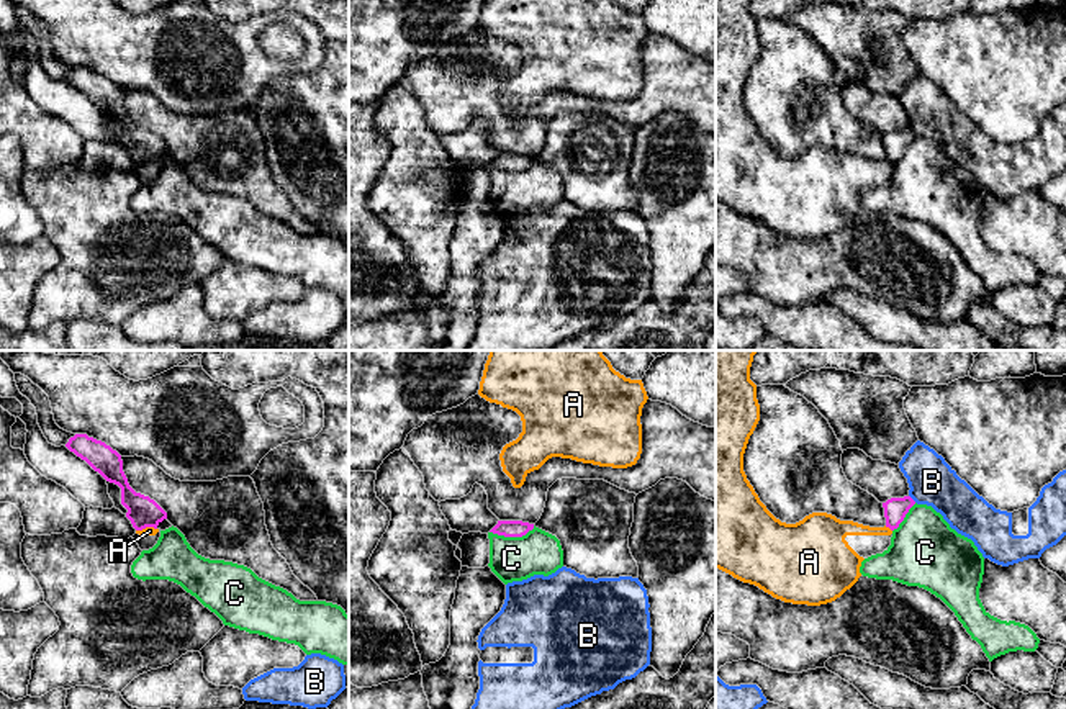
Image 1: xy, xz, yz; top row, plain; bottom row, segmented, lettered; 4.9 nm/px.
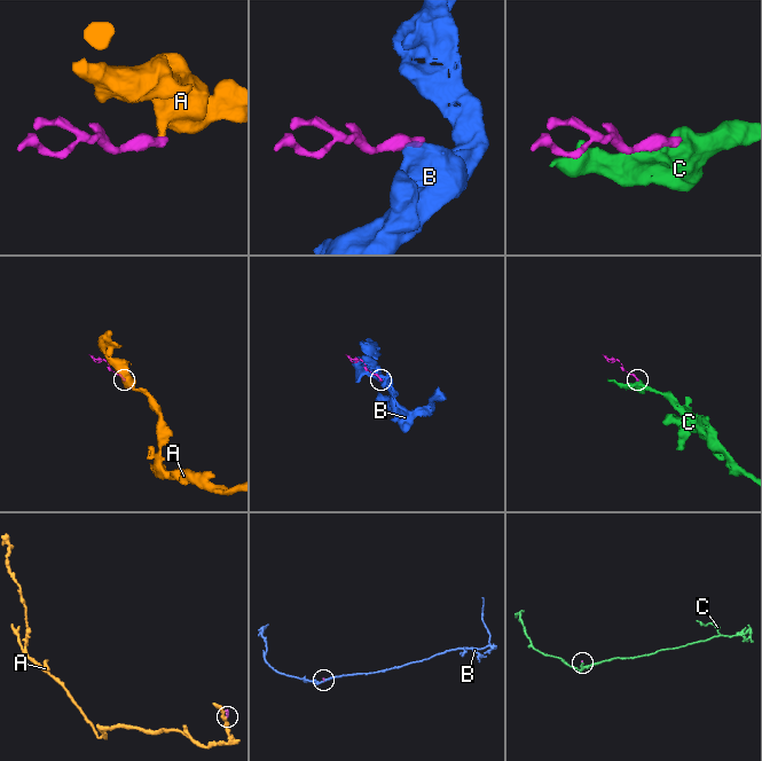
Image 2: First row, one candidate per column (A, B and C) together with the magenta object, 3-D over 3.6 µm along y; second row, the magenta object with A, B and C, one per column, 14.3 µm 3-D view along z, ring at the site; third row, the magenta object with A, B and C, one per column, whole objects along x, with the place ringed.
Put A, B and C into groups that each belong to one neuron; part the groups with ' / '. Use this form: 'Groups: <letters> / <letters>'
Groups: A / B / C

